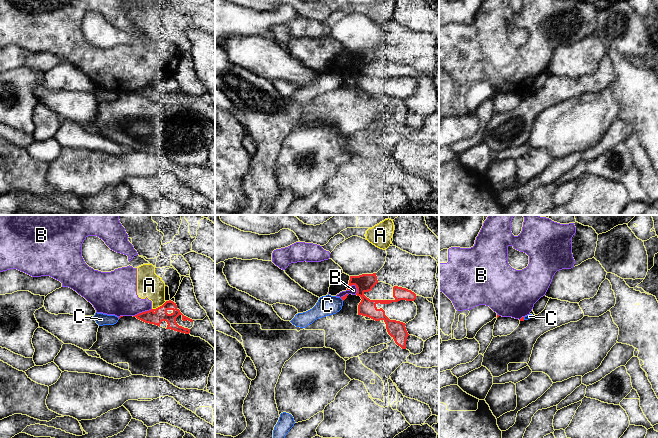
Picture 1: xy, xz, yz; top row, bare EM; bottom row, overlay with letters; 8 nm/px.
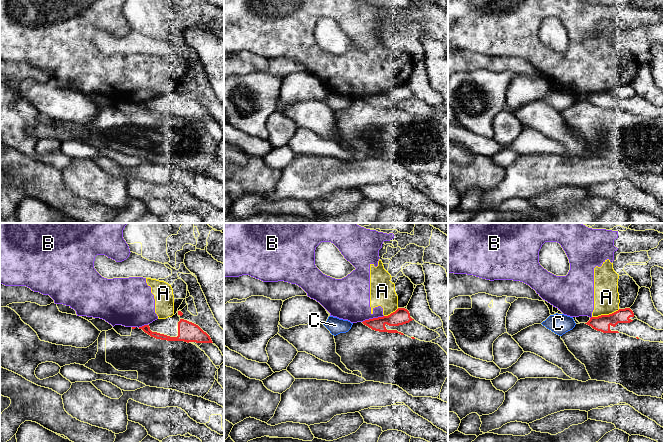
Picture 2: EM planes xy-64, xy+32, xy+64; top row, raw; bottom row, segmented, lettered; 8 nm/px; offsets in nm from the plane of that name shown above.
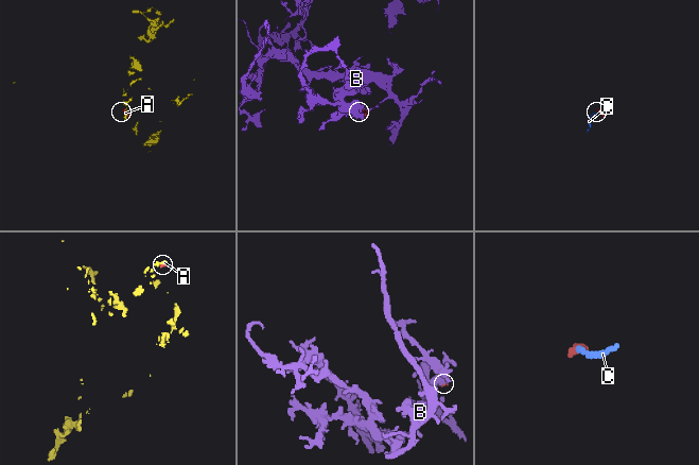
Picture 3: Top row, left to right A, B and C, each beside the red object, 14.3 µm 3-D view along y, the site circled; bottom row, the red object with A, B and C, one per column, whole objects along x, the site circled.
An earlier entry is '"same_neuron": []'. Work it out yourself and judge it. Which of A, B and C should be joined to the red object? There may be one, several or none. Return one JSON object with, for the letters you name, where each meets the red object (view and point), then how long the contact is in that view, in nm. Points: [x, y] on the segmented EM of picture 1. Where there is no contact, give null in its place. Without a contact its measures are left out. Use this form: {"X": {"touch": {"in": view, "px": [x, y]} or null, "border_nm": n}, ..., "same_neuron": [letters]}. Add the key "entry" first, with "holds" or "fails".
{"entry": "holds", "same_neuron": []}

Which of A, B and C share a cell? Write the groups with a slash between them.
A B / C

